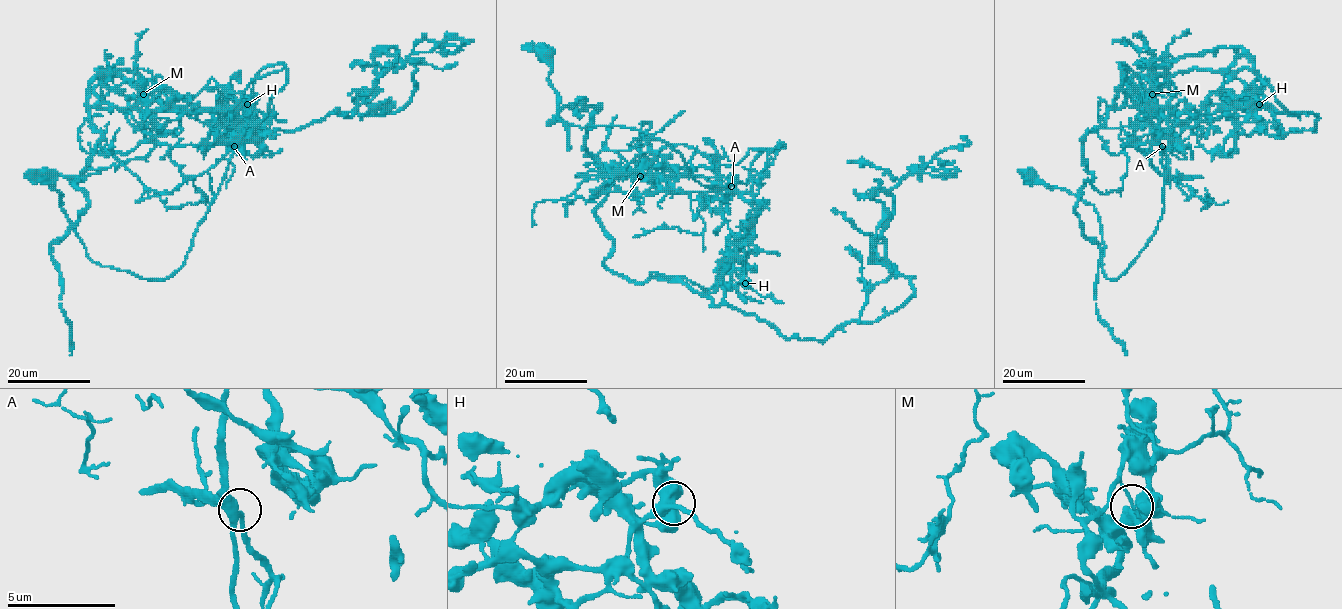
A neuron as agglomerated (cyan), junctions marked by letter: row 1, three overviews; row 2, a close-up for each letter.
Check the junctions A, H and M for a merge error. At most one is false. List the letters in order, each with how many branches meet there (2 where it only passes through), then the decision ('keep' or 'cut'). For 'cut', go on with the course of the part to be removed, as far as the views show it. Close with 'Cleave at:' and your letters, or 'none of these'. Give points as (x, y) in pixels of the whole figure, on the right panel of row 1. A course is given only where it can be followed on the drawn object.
A: 3 branches meet; keep
H: 3 branches meet; keep
M: 3 branches meet; cut; foreign part runs (1152, 94), (1143, 110), (1160, 147), (1163, 212), (1118, 278), (1103, 271), (1093, 206), (1022, 173)
Cleave at: M

